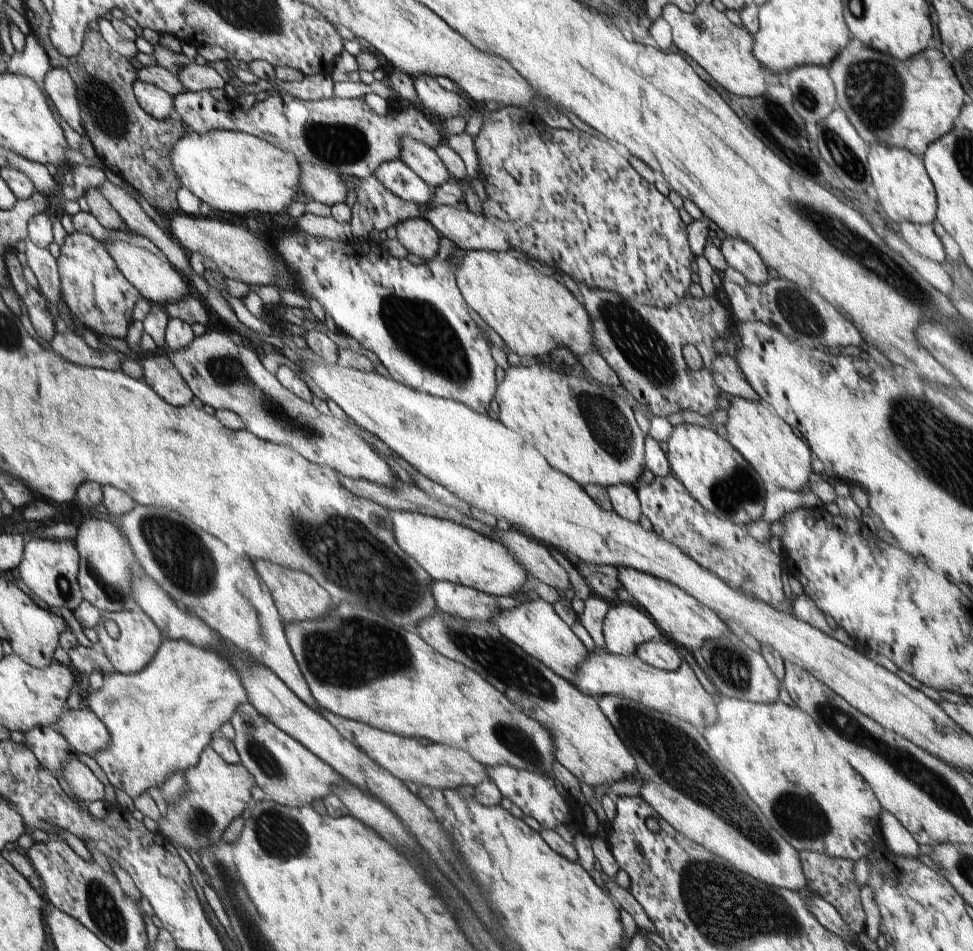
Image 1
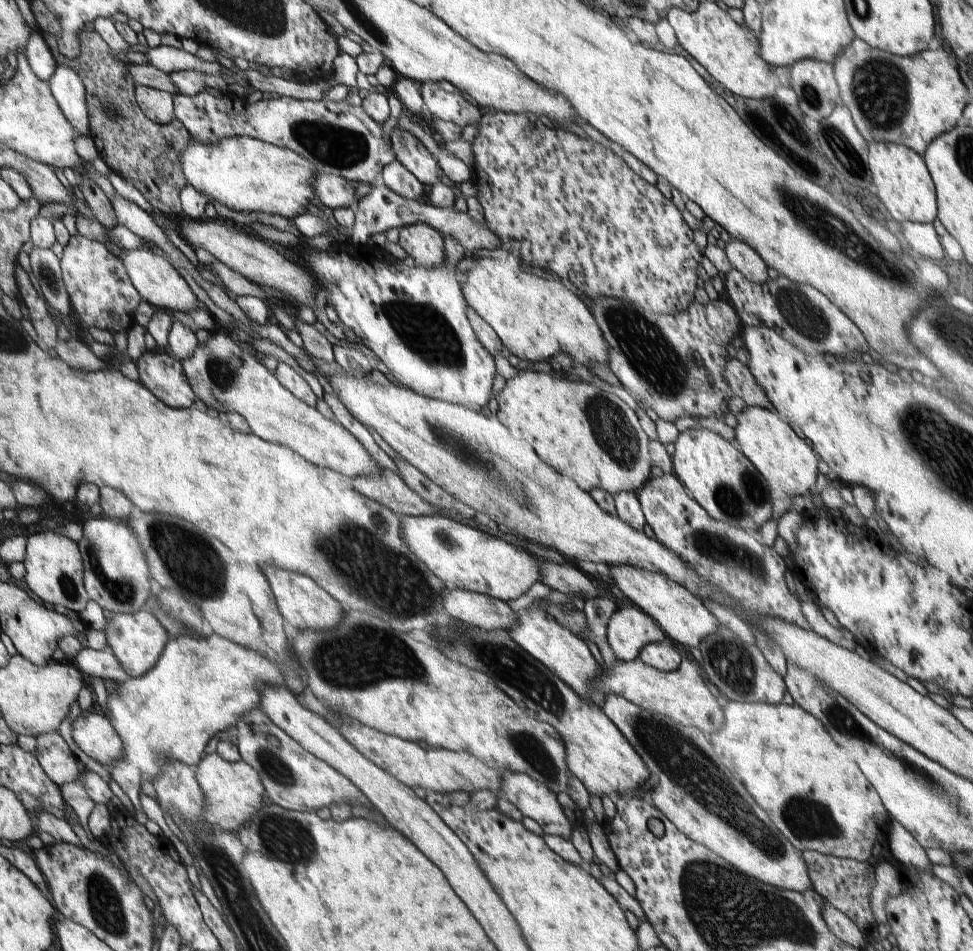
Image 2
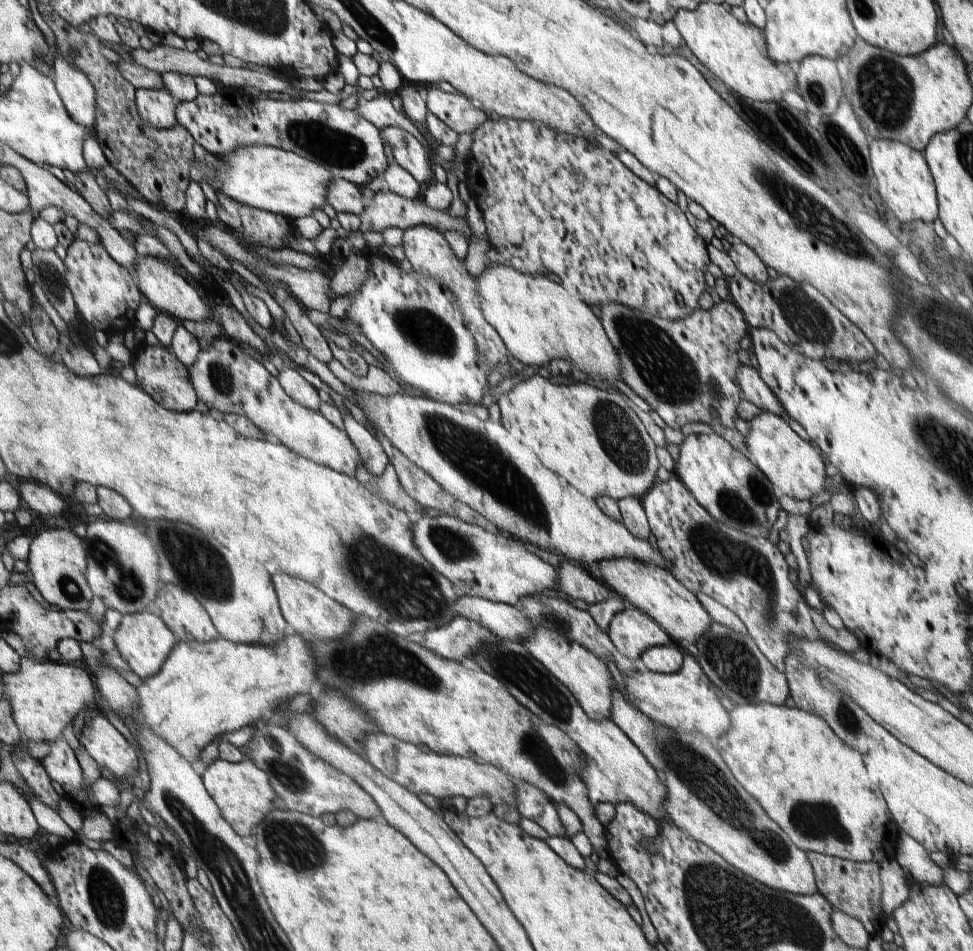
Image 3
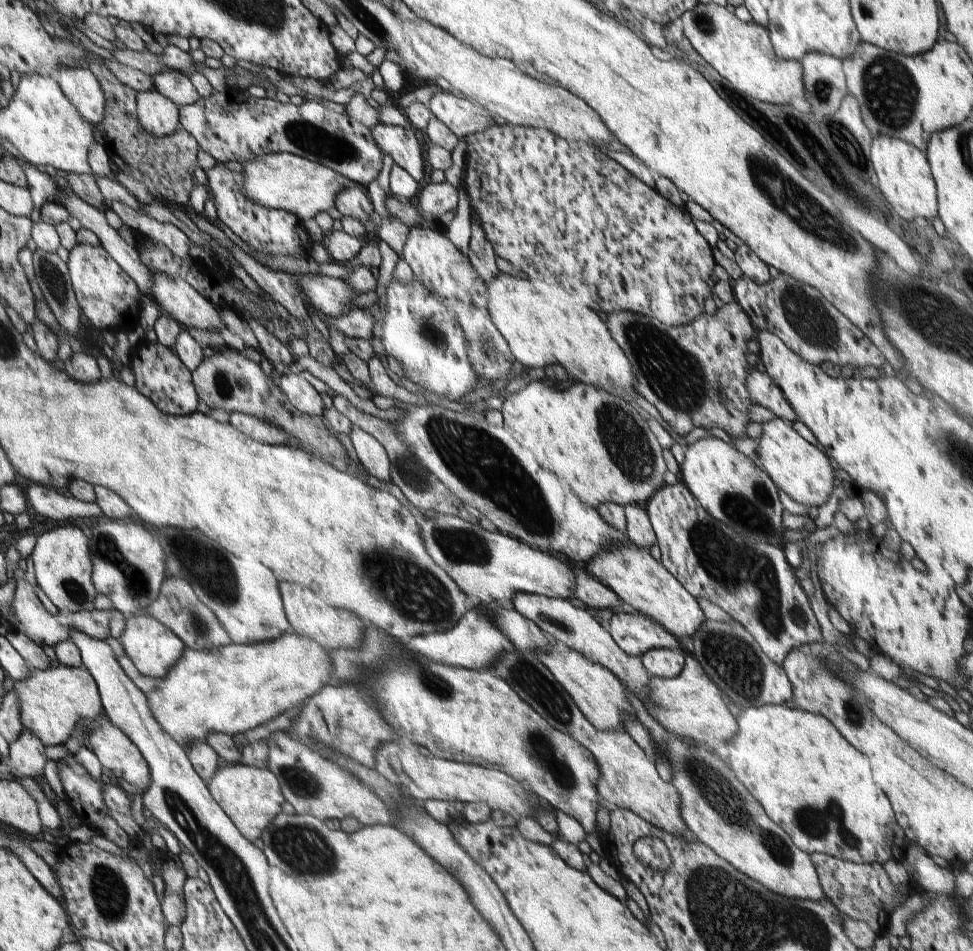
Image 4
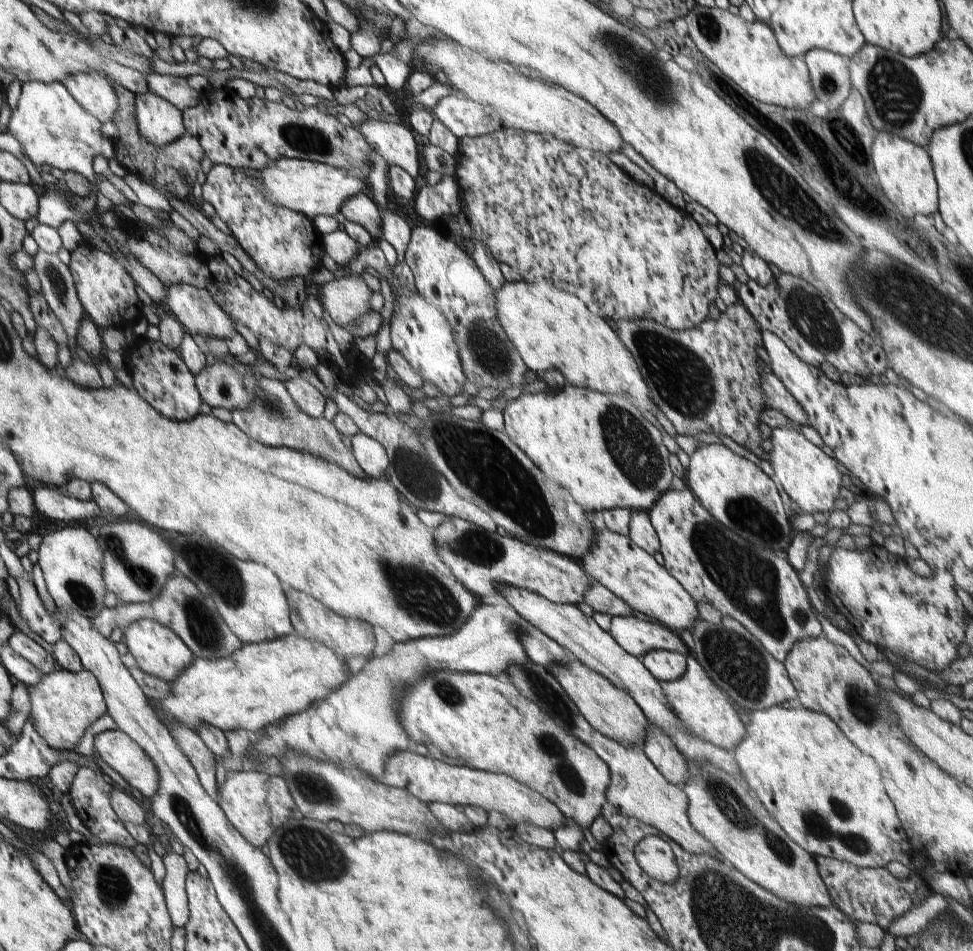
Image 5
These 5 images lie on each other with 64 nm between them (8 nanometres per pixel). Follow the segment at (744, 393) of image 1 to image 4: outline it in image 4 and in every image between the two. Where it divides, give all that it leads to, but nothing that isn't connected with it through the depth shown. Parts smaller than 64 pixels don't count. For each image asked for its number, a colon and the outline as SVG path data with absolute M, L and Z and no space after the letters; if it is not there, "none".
2: M727 358L725 368L723 368L723 380L725 380L727 390L731 390L731 394L735 398L741 398L747 406L773 410L771 402L765 398L763 390L755 384L755 378L749 374L749 370L741 358L739 360Z
3: M743 366L737 368L737 386L741 390L741 398L755 404L761 412L771 412L775 416L785 418L785 410L781 408L775 394L769 390L769 386L759 378L755 366Z
4: M749 368L745 376L745 388L749 392L749 398L753 404L767 408L775 418L781 418L783 422L793 422L795 412L791 406L785 402L783 392L771 382L771 378L765 372L759 372L755 368Z

